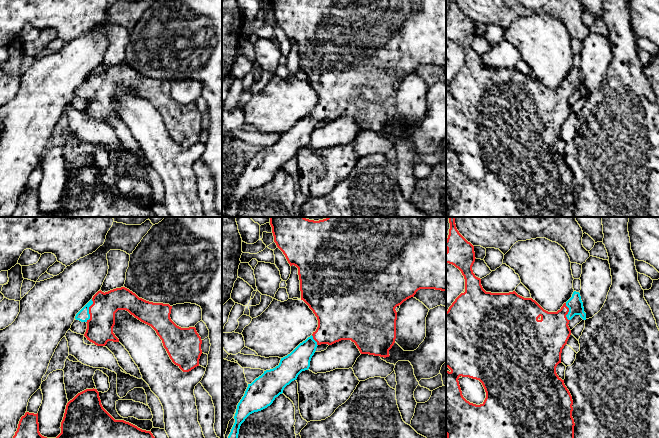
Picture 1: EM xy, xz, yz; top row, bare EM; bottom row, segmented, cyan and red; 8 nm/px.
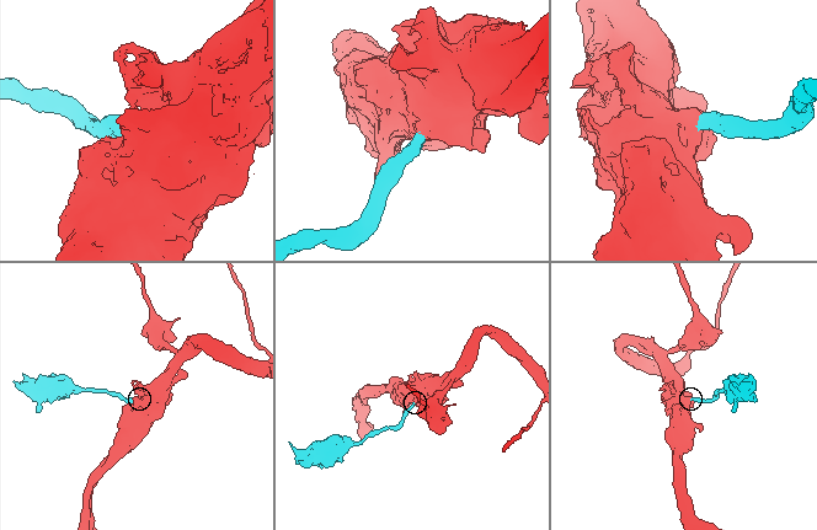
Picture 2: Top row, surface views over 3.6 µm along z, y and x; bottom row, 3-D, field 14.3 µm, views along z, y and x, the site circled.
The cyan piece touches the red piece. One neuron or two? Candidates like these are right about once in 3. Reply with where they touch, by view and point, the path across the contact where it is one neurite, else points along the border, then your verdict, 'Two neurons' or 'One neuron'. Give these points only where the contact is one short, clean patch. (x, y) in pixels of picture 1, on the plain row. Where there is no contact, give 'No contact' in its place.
Touches cyan at xy (88, 87). Path across: xy (83, 91), (88, 87), (99, 98), (99, 107). One neuron

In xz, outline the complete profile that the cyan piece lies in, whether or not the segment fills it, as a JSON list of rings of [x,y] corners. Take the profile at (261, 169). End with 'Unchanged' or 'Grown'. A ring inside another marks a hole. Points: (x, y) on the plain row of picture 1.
[[[270,0],[274,12],[274,18],[283,28],[290,42],[298,44],[300,56],[301,76],[303,76],[313,87],[318,96],[318,103],[313,110],[305,117],[300,119],[290,130],[281,134],[280,139],[273,145],[266,146],[256,154],[245,167],[244,172],[237,181],[234,192],[235,199],[227,214],[227,217],[238,217],[238,210],[241,200],[252,189],[261,187],[270,182],[276,173],[283,169],[284,164],[292,157],[296,156],[298,151],[310,143],[310,137],[316,124],[321,120],[332,121],[341,116],[351,116],[355,119],[361,130],[369,130],[380,133],[389,133],[389,126],[396,115],[396,96],[397,88],[395,84],[401,81],[407,75],[414,73],[420,65],[435,65],[446,67],[446,0]]]. Grown

